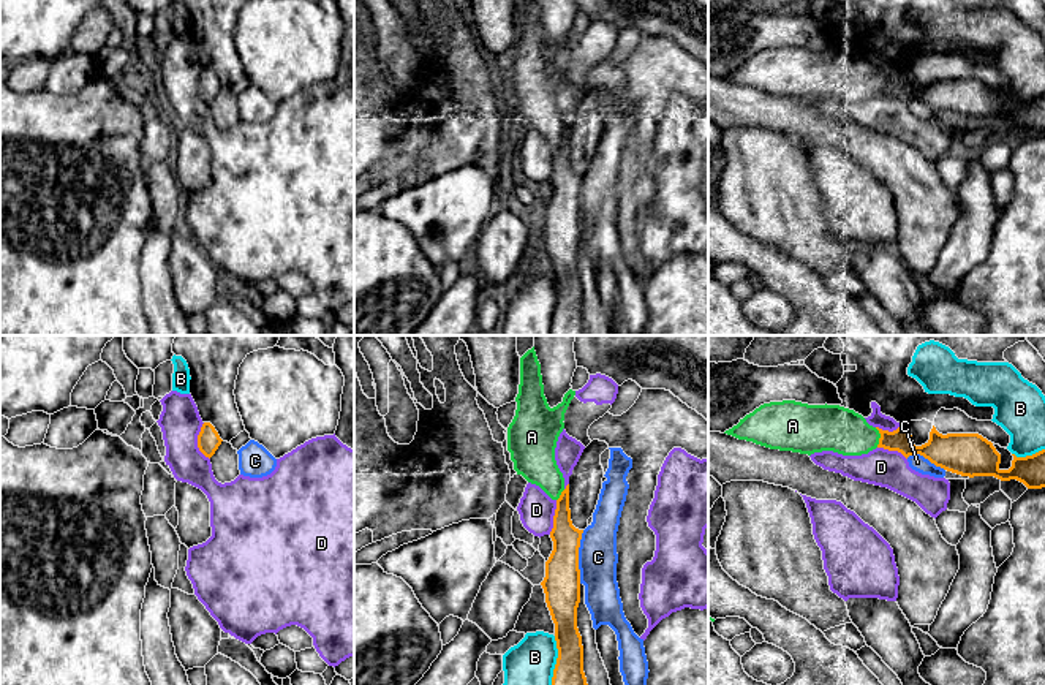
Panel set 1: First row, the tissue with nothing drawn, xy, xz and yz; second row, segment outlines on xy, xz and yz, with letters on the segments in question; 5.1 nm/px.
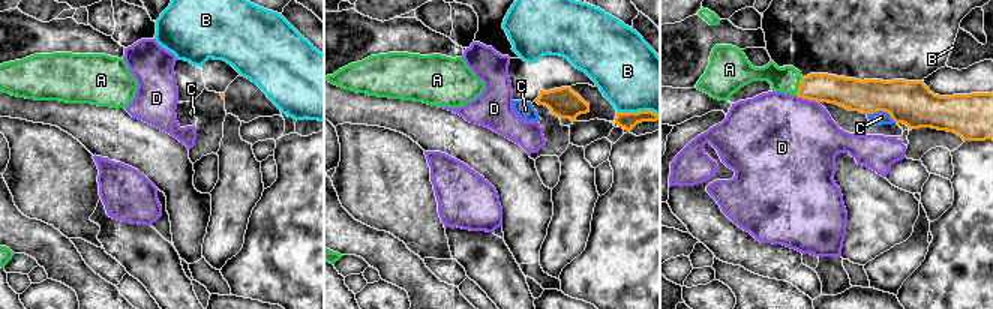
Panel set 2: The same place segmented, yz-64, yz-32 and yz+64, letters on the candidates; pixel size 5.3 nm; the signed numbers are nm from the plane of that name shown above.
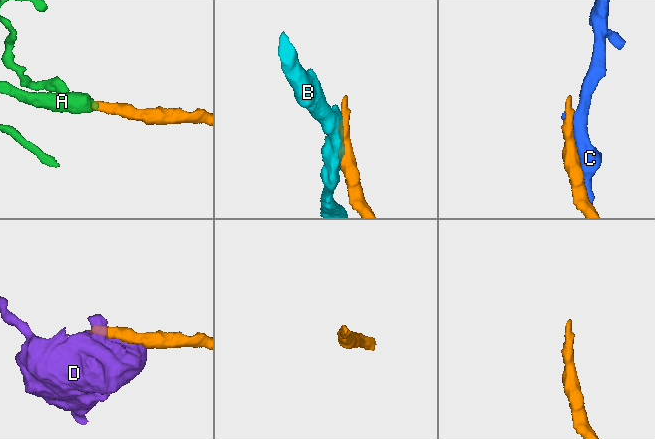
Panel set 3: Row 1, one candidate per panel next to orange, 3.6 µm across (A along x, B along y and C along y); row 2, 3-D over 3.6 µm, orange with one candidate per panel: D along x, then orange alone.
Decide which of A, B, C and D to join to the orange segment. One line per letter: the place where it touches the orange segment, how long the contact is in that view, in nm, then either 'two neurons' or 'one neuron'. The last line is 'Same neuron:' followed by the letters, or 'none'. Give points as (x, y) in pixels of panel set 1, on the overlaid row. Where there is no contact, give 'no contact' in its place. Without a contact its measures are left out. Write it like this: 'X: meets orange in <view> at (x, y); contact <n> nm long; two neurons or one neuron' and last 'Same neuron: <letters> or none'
A: meets orange in yz at (881, 437); contact 110 nm long; one neuron
B: meets orange in xz at (557, 660); contact 240 nm long; two neurons
C: meets orange in xz at (577, 557); contact 280 nm long; two neurons
D: meets orange in xy at (198, 442); contact 190 nm long; two neurons
Same neuron: A

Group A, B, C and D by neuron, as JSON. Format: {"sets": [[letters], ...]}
{"sets": [["A"], ["B"], ["C"], ["D"]]}

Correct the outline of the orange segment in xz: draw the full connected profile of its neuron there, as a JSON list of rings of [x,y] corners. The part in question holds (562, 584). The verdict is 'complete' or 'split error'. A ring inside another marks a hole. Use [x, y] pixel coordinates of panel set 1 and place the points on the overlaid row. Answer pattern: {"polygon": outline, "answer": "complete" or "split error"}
{"polygon": [[[534,346],[520,358],[517,410],[507,427],[507,451],[514,470],[539,486],[556,501],[550,538],[553,551],[545,562],[541,582],[545,603],[555,623],[558,658],[552,685],[588,685],[583,672],[583,645],[577,628],[580,603],[579,547],[583,530],[572,525],[569,484],[555,460],[555,448],[564,429],[564,413],[574,399],[569,389],[563,402],[550,408],[544,395],[541,364]]], "answer": "split error"}

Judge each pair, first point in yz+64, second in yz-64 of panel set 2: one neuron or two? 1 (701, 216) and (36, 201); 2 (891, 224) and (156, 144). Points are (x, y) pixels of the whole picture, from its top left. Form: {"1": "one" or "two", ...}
{"1": "one", "2": "one"}

